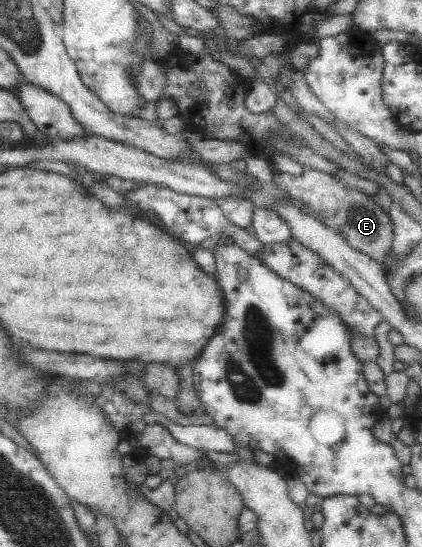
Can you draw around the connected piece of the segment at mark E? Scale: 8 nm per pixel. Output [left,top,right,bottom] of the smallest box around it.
[272,168,392,266]

